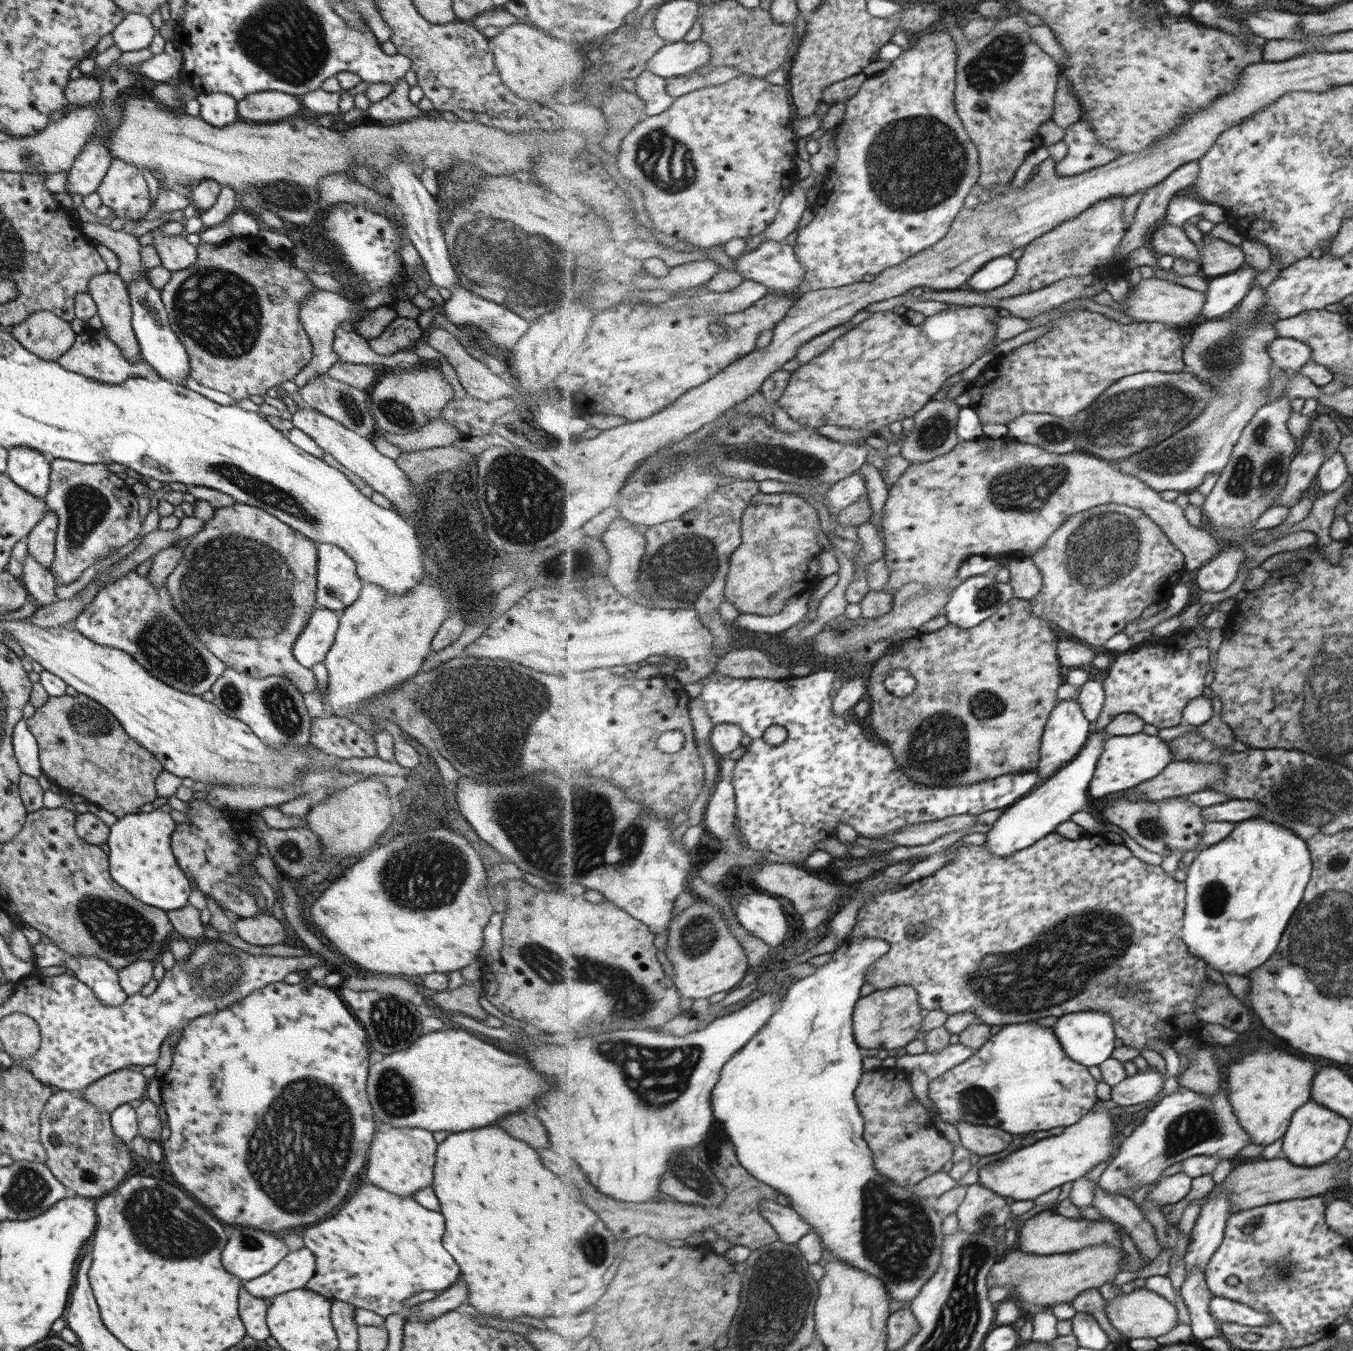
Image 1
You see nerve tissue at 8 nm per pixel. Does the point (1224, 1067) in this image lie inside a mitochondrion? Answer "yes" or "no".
no

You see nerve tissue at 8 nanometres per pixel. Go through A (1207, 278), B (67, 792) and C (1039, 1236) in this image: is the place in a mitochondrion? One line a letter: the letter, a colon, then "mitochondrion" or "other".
A: other
B: other
C: other

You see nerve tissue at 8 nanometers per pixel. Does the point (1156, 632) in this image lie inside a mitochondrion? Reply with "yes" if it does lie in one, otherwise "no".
no

